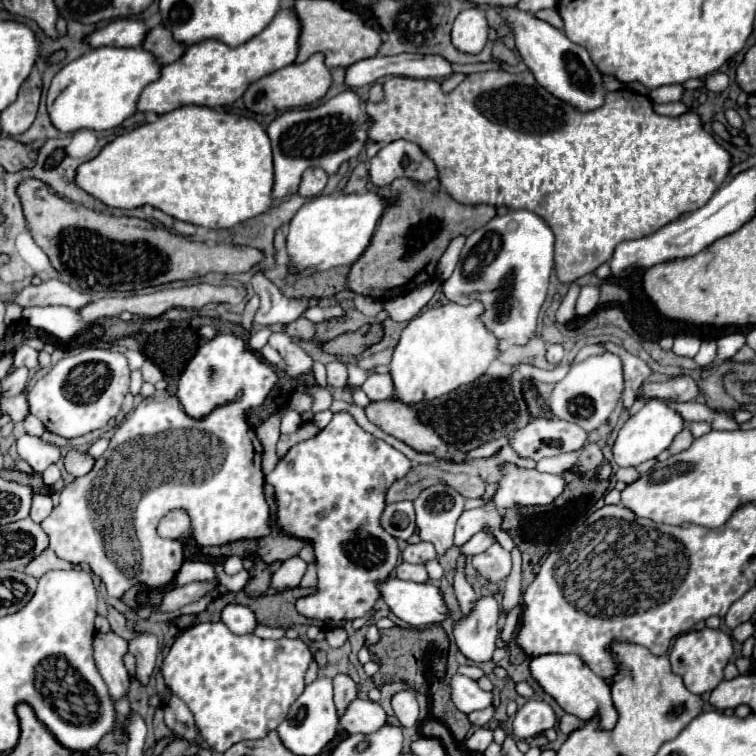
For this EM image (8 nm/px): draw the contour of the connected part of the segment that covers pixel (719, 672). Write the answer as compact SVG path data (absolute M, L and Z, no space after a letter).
M700 629L700 631L688 631L676 637L674 647L670 649L668 657L672 663L672 671L684 679L684 685L688 691L702 695L712 691L722 679L724 679L724 667L732 655L732 641L730 637L720 629Z

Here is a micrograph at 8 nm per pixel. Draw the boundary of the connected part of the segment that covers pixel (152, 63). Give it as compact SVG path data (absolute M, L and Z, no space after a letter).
M98 47L90 53L64 65L50 85L48 115L52 125L62 133L72 133L78 129L106 131L118 127L124 119L136 113L136 101L142 89L156 81L160 75L160 65L152 53L144 53L140 47L118 49L118 47Z

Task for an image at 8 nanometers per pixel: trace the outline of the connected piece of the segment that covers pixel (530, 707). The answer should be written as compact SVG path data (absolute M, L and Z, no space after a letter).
M526 701L524 707L520 707L518 713L514 715L512 733L516 739L530 739L554 725L556 725L556 715L548 703Z

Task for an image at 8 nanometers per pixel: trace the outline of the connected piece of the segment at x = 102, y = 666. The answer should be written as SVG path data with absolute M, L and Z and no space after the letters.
M112 631L94 633L92 651L94 651L96 669L106 681L112 699L120 699L124 693L128 693L130 687L130 677L124 667L124 655L128 653L126 641Z

